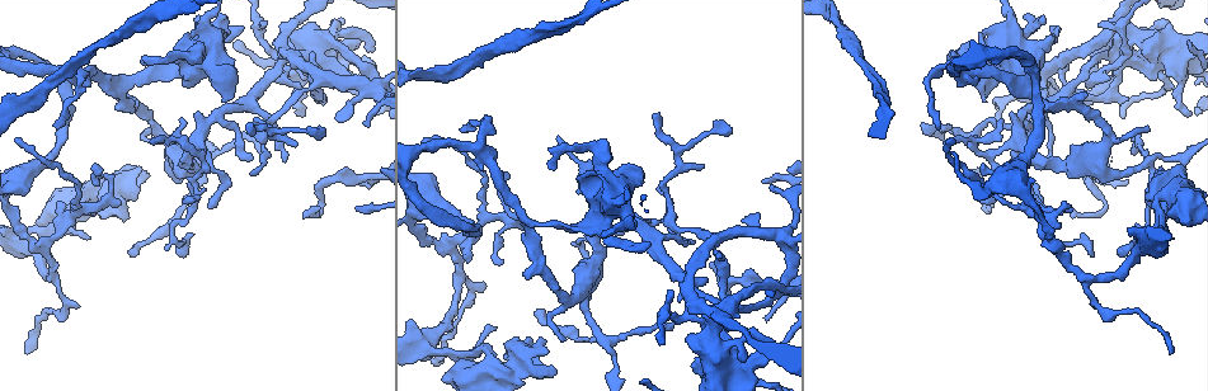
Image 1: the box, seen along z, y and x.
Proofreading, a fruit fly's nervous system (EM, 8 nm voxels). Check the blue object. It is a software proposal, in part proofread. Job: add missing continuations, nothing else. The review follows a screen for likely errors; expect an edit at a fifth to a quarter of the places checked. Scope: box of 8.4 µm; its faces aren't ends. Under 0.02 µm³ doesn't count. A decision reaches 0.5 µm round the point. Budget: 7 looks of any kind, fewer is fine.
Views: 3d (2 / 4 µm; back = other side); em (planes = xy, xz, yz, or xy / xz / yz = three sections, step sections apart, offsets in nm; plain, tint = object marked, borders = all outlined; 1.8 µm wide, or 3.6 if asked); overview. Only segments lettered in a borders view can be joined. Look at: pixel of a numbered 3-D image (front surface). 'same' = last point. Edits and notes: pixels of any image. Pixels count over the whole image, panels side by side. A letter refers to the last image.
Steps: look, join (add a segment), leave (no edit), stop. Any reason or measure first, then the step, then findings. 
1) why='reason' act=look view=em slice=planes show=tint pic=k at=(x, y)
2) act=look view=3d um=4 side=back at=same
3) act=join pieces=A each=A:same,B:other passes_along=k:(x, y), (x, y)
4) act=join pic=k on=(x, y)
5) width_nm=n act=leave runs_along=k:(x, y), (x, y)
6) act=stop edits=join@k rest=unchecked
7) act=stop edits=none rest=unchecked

act=look view=3d um=4 pic=1 at=(762, 354)

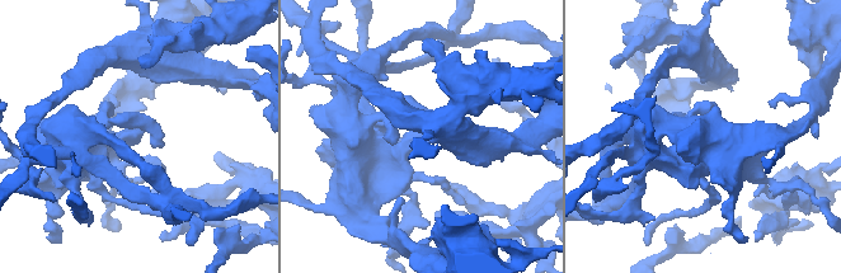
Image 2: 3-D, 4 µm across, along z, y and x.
act=look view=em slice=planes show=plain pic=2 at=(143, 133)

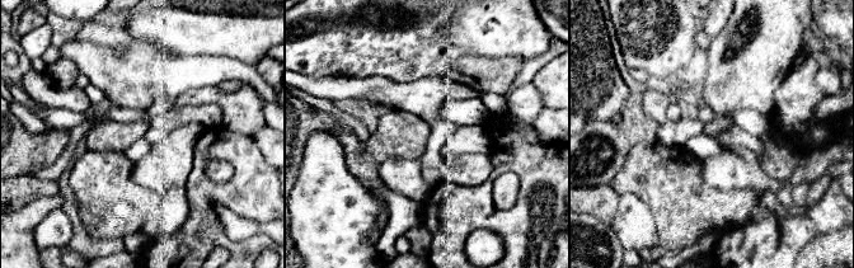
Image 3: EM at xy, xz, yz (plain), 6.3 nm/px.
why='what lies round it' act=look view=em slice=planes show=borders at=same

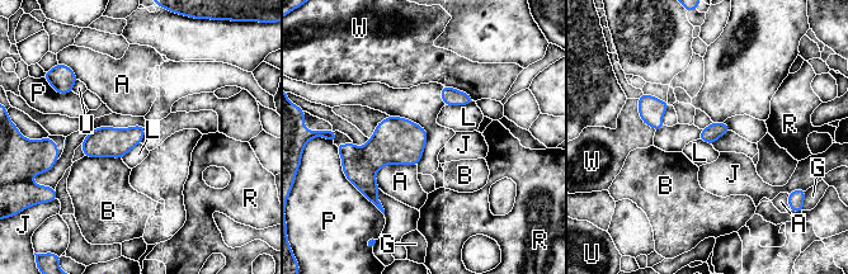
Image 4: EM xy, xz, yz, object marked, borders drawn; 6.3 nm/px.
act=leave each=A:other,B:other,G:other,J:other,L:other,P:other,R:other,U:other,W:other found='no lettered segment goes on from it'

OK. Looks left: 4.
why='sharp bend' act=look view=em slice=planes show=tint pic=1 at=(1090, 63)

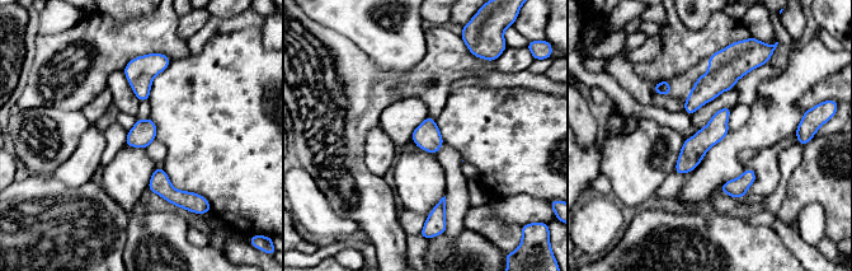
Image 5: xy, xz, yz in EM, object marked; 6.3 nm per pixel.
act=look view=em slice=planes show=borders at=same

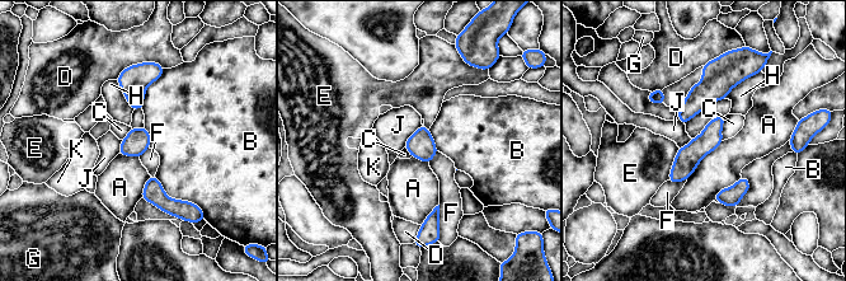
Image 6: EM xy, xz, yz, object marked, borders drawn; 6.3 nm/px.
act=leave each=A:other,B:other,C:other,D:other,E:other,F:other,G:other,H:other,J:other,K:other border=6:(422, 125), (407, 140), (404, 146) found='no lettered segment goes on from it'

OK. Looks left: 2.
why='calibre changes' act=look view=em slice=planes show=tint pic=1 at=(1009, 179)

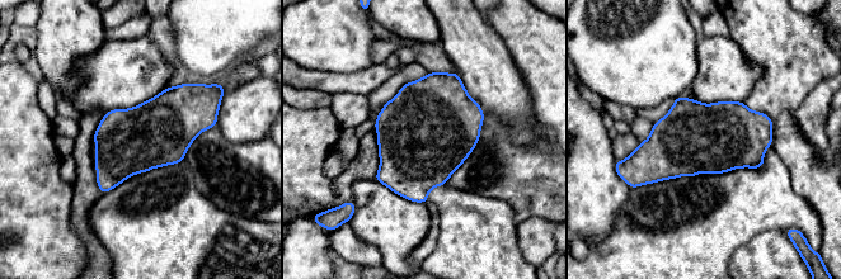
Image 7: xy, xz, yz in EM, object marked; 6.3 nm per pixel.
why='what lies round it' act=look view=em slice=planes show=borders at=same

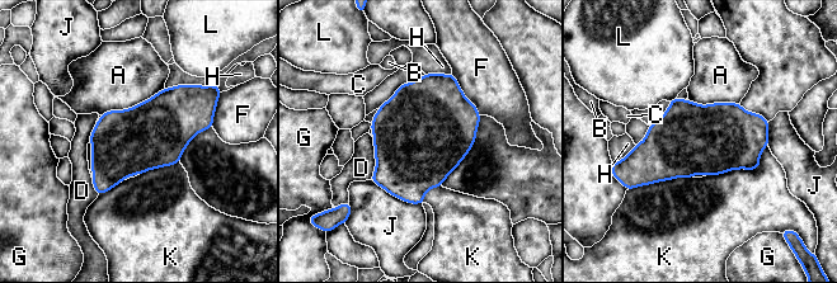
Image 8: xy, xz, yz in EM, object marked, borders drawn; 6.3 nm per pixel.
act=join pieces=H each=A:other,B:other,C:other,D:other,F:other,G:other,H:same,J:other,K:other,L:other found='it goes on there'

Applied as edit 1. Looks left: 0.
act=stop edits=join@8 rest=unchecked

